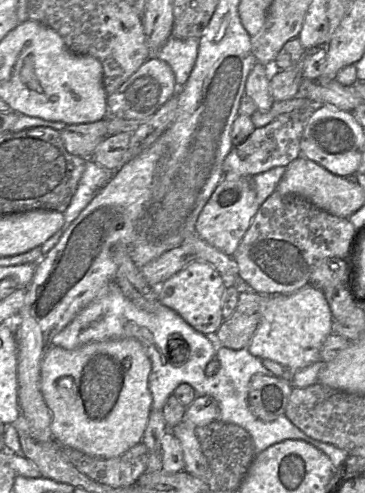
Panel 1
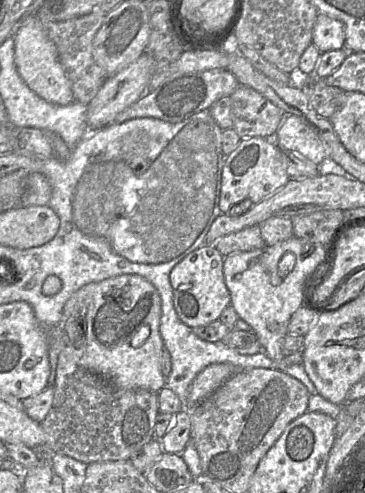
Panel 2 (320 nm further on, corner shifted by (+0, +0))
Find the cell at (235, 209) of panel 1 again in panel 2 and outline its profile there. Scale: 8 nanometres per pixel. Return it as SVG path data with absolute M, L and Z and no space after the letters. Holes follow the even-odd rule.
M274 138L241 139L236 149L227 156L222 170L219 208L226 214L241 202L250 200L254 206L283 187L289 179L287 160Z

